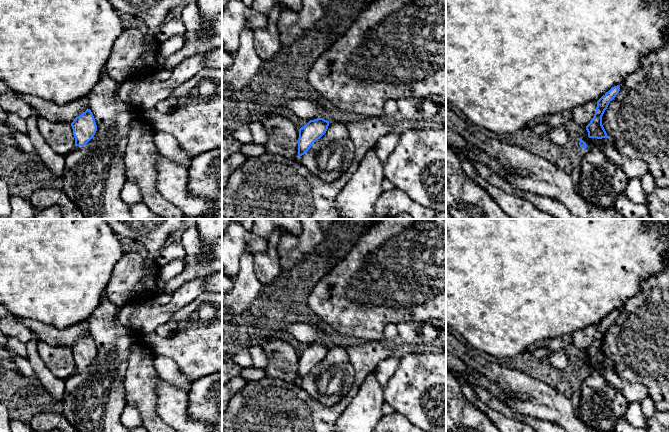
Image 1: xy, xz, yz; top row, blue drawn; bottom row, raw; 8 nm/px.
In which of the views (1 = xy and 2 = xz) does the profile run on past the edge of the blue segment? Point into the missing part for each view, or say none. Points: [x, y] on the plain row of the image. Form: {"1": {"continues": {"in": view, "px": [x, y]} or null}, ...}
{"1": {"continues": null}, "2": {"continues": null}}

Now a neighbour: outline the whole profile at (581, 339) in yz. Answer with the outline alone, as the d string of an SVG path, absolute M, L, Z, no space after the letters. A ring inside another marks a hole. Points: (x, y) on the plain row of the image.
M590 325L572 333L572 345L583 351L586 351L594 341L597 331L597 325Z

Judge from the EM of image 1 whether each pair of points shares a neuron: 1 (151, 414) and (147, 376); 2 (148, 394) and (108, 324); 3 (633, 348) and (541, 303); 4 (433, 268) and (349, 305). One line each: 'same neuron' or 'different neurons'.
1: same neuron
2: different neurons
3: different neurons
4: same neuron

